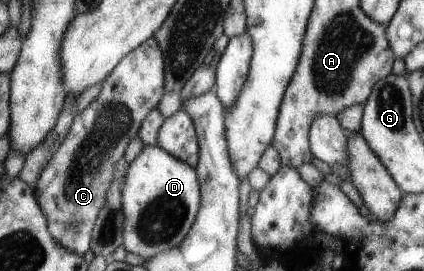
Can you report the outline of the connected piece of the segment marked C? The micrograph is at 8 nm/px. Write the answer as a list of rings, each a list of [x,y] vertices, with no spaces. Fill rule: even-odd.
[[[151,36],[112,70],[100,94],[75,115],[64,141],[36,181],[39,206],[47,216],[51,235],[68,251],[84,255],[90,249],[90,233],[94,233],[99,211],[107,205],[114,165],[124,158],[126,147],[165,94],[164,56],[158,43]]]

